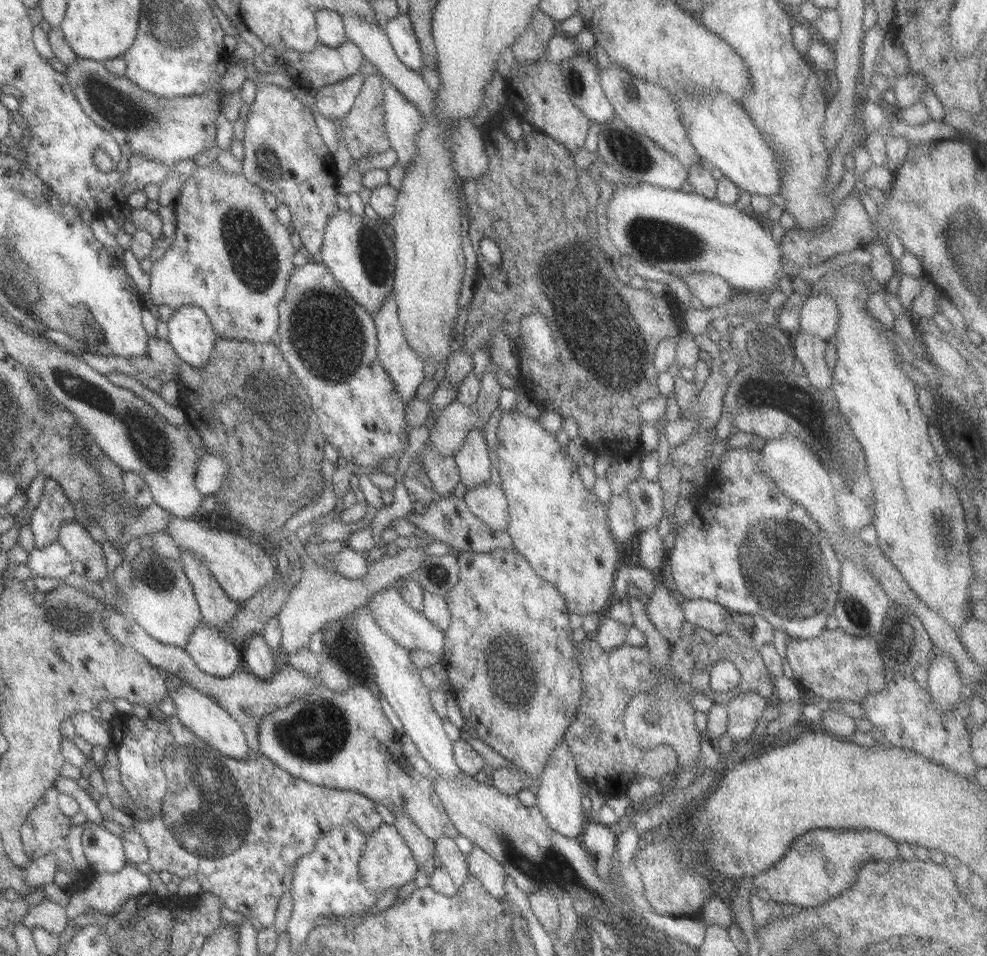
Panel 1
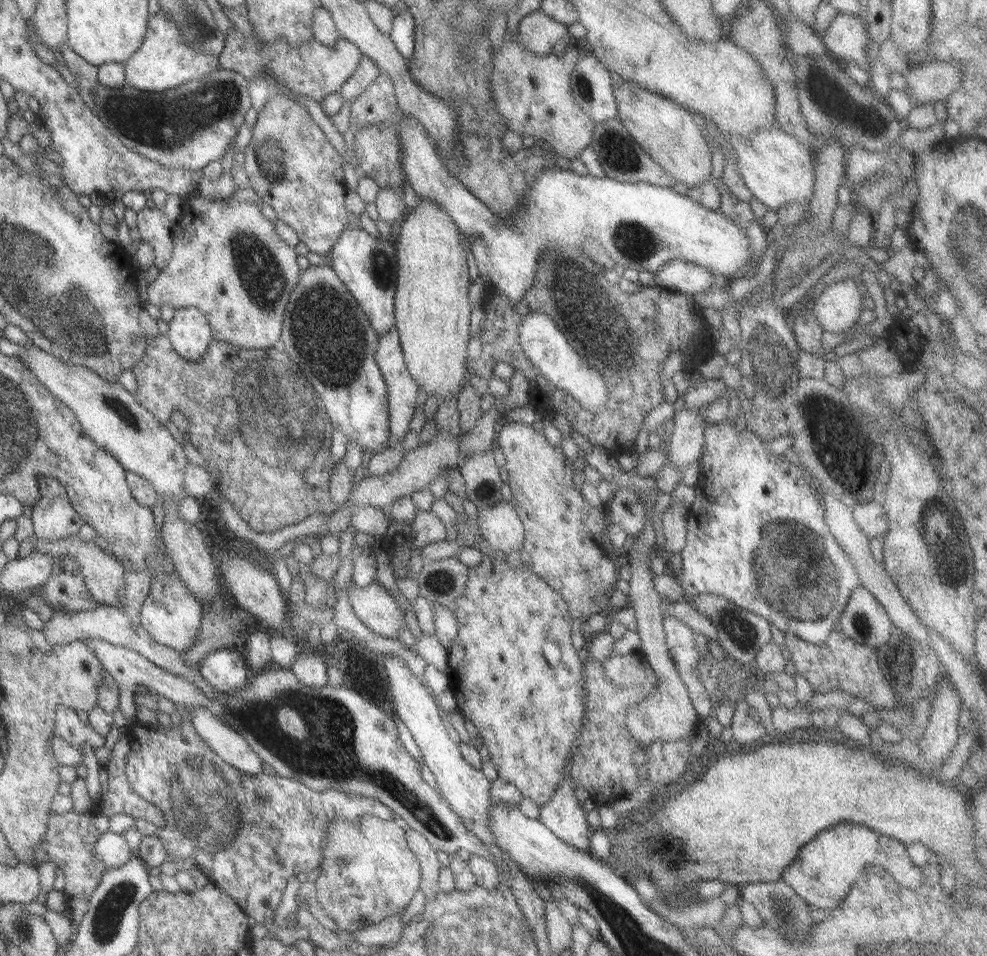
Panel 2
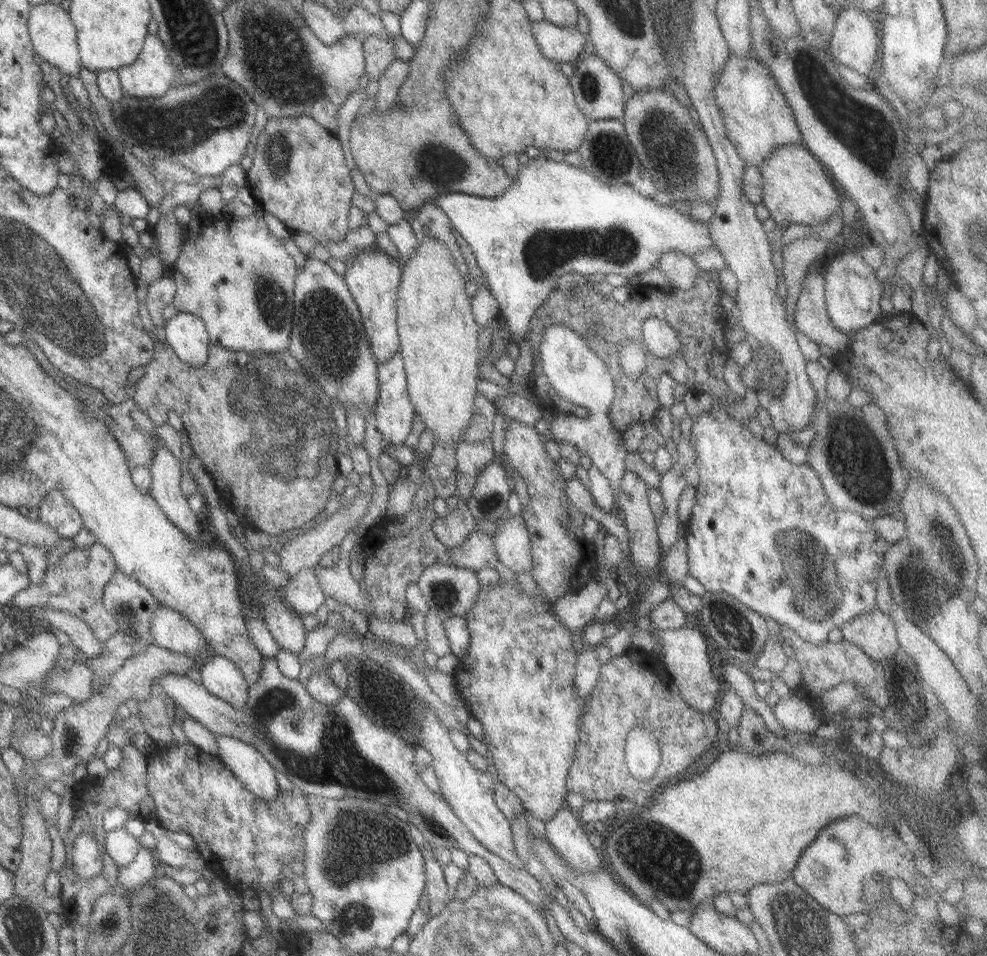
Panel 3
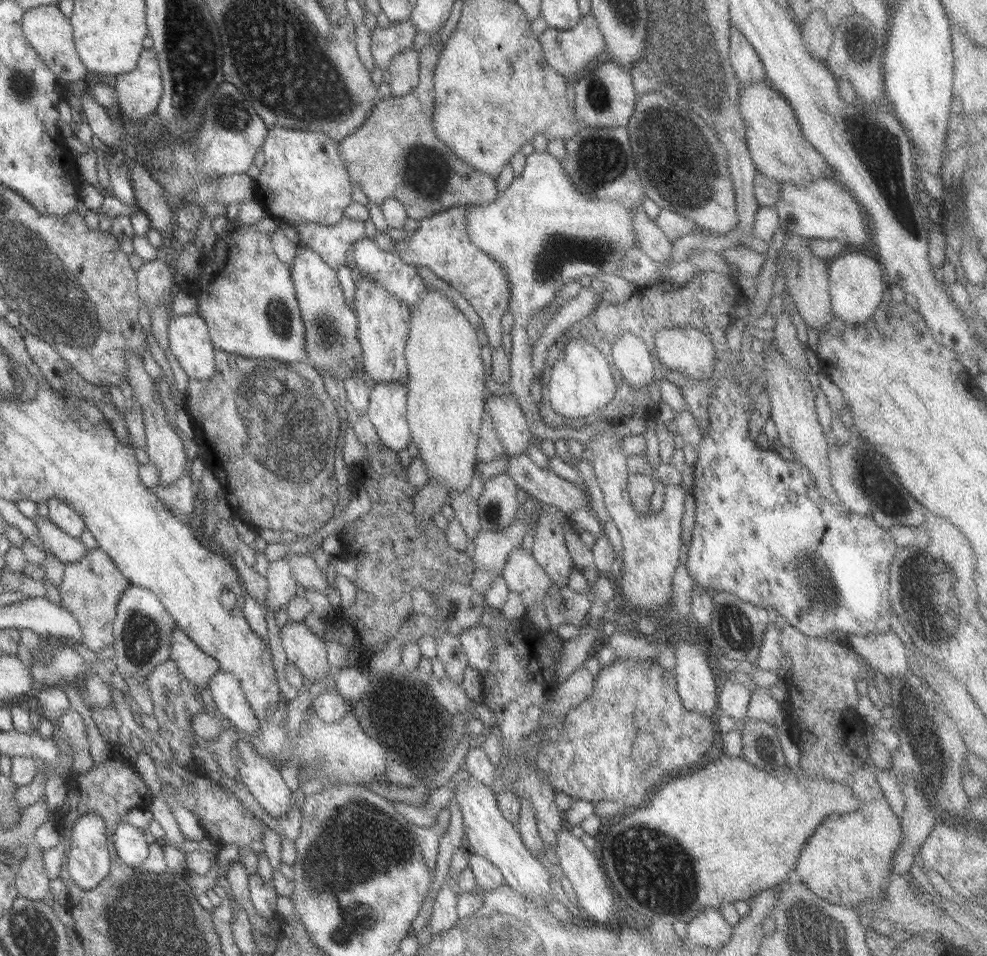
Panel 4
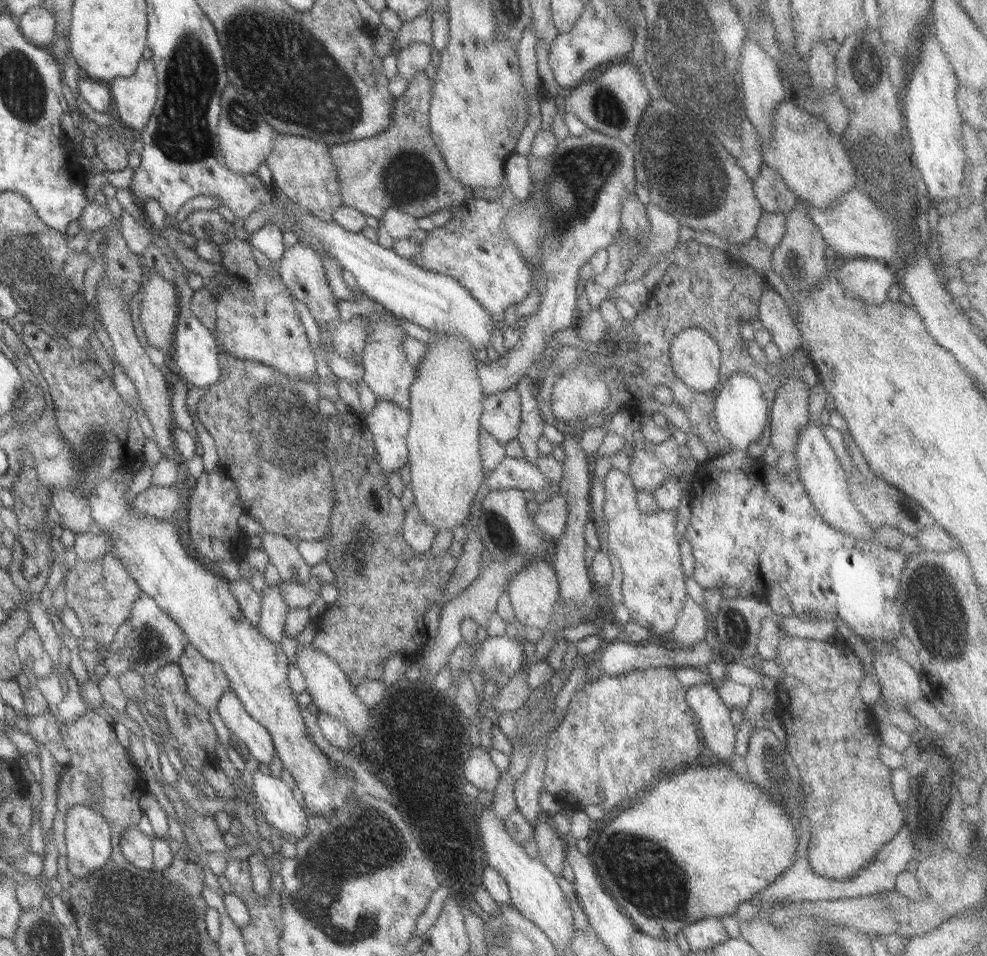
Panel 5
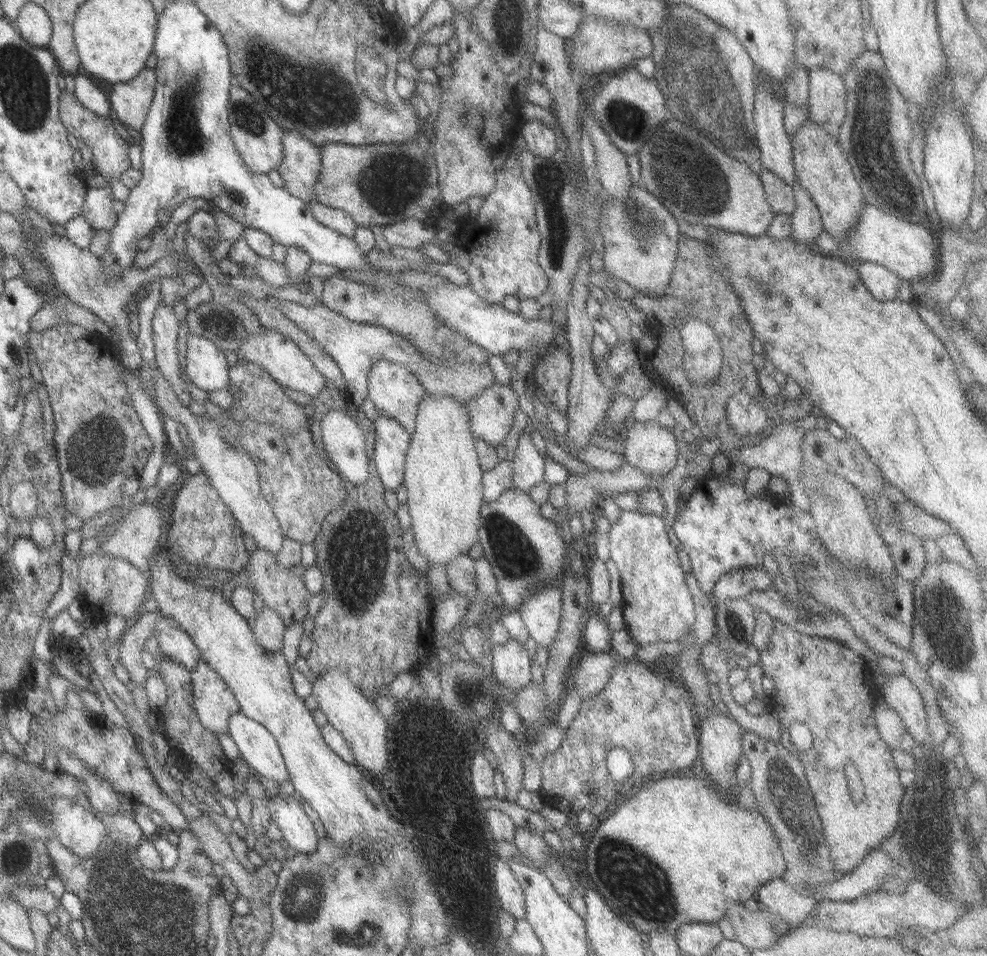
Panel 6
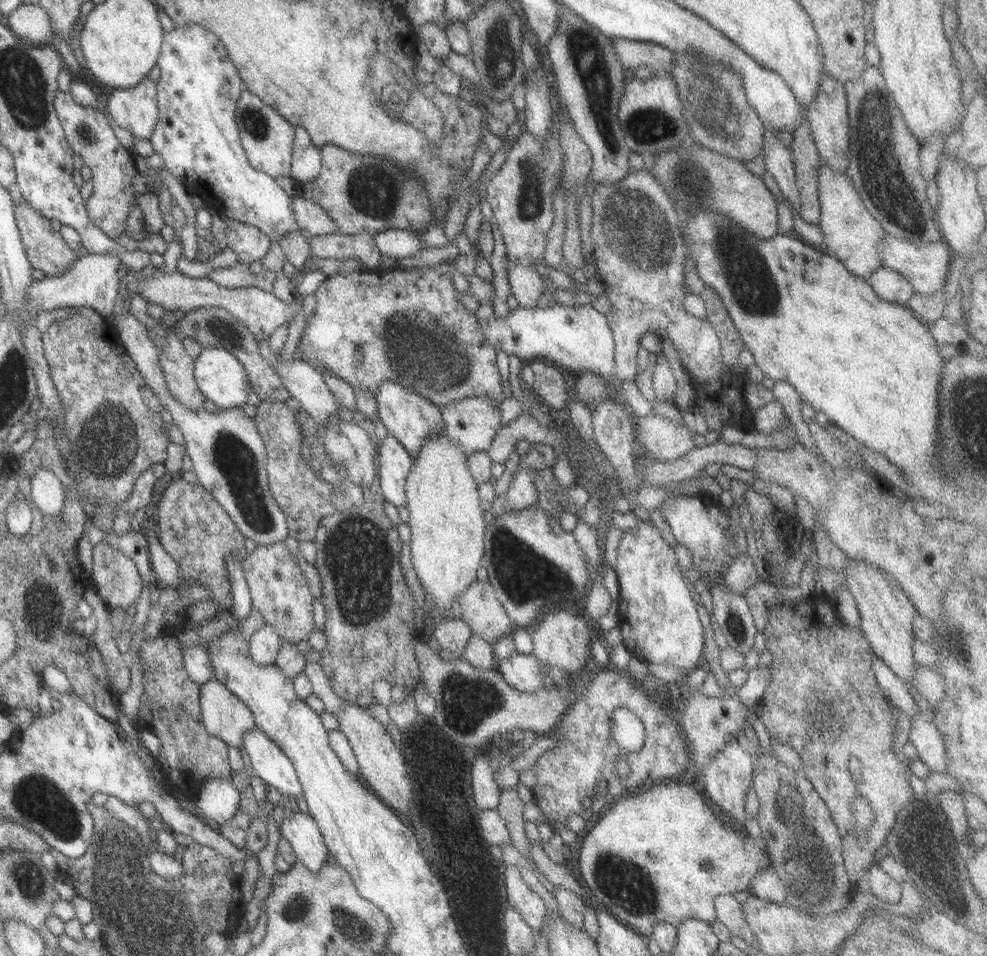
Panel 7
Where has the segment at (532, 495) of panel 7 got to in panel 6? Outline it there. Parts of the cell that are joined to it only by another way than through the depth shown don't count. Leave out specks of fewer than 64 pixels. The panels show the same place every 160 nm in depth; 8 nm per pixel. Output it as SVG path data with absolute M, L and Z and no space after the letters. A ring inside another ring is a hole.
M522 431L511 460L510 489L528 494L529 488L541 482L543 478L544 458L537 452L529 440L529 433Z

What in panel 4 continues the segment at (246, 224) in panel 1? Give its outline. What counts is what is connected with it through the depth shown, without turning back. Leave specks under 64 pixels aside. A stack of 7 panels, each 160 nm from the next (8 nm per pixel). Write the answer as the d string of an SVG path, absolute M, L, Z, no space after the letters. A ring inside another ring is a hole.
M247 226L218 237L210 256L201 257L195 277L180 283L180 287L194 298L195 314L203 320L211 344L217 350L243 358L307 362L303 324L289 267L273 255L269 233L262 234ZM209 266L213 268L213 276L209 276Z

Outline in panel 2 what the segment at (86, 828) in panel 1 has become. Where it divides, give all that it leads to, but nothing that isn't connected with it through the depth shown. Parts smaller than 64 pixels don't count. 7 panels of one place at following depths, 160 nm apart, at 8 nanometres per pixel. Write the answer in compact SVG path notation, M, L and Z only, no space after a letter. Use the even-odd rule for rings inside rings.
M108 830L100 833L92 847L95 858L107 869L121 866L134 856L134 852L127 847L123 836Z

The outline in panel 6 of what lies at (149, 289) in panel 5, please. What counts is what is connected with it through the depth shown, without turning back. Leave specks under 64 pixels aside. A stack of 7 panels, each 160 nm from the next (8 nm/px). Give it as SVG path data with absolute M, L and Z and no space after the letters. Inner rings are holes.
M164 302L158 303L154 310L153 318L151 319L151 336L154 344L154 364L156 369L162 374L162 377L169 383L171 390L175 393L175 396L179 399L179 402L183 406L188 406L189 401L192 400L189 397L189 391L185 384L185 378L181 376L181 366L179 365L179 354L177 353L177 329L178 320L174 316L174 312L171 307L165 307Z

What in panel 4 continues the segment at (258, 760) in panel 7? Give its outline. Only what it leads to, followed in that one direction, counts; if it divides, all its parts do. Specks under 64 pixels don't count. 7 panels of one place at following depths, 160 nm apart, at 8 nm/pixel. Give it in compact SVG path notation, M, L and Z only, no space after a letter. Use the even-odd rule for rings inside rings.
M221 670L217 671L209 679L207 689L215 703L215 708L235 731L243 735L253 735L253 731L257 731L257 718L245 701L243 692L239 689L237 679L233 675Z

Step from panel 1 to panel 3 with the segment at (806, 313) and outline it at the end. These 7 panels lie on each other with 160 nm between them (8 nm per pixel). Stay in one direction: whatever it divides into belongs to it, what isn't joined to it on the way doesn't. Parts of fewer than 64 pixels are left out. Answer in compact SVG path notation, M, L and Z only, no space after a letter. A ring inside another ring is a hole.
M851 251L844 252L833 262L826 262L821 267L821 275L824 278L827 318L836 330L847 334L882 319L879 309L879 300L884 295L882 283L874 275L874 269L867 266L859 256Z

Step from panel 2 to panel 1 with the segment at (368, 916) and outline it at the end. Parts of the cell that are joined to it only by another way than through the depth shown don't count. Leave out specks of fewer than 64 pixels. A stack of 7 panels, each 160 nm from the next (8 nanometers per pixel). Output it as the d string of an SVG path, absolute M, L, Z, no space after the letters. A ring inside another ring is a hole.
M382 822L376 829L364 836L364 845L358 862L358 874L361 886L371 894L381 894L392 888L399 888L415 878L418 868L409 847L401 840L395 827Z

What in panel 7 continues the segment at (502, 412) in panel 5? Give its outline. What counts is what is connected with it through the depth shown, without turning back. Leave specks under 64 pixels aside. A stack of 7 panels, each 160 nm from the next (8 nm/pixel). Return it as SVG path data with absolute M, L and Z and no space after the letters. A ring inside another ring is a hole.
M474 395L461 400L454 400L439 409L442 414L444 434L448 435L448 439L465 456L473 454L473 452L485 451L499 428L498 406L494 406L492 399L486 398L484 395Z

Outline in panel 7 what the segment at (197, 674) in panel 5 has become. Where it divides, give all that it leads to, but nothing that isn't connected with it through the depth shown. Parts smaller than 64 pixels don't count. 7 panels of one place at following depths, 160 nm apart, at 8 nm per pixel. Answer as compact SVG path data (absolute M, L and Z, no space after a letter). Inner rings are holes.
M211 680L199 686L201 724L206 733L227 746L241 748L241 735L253 729L251 711L219 682Z

